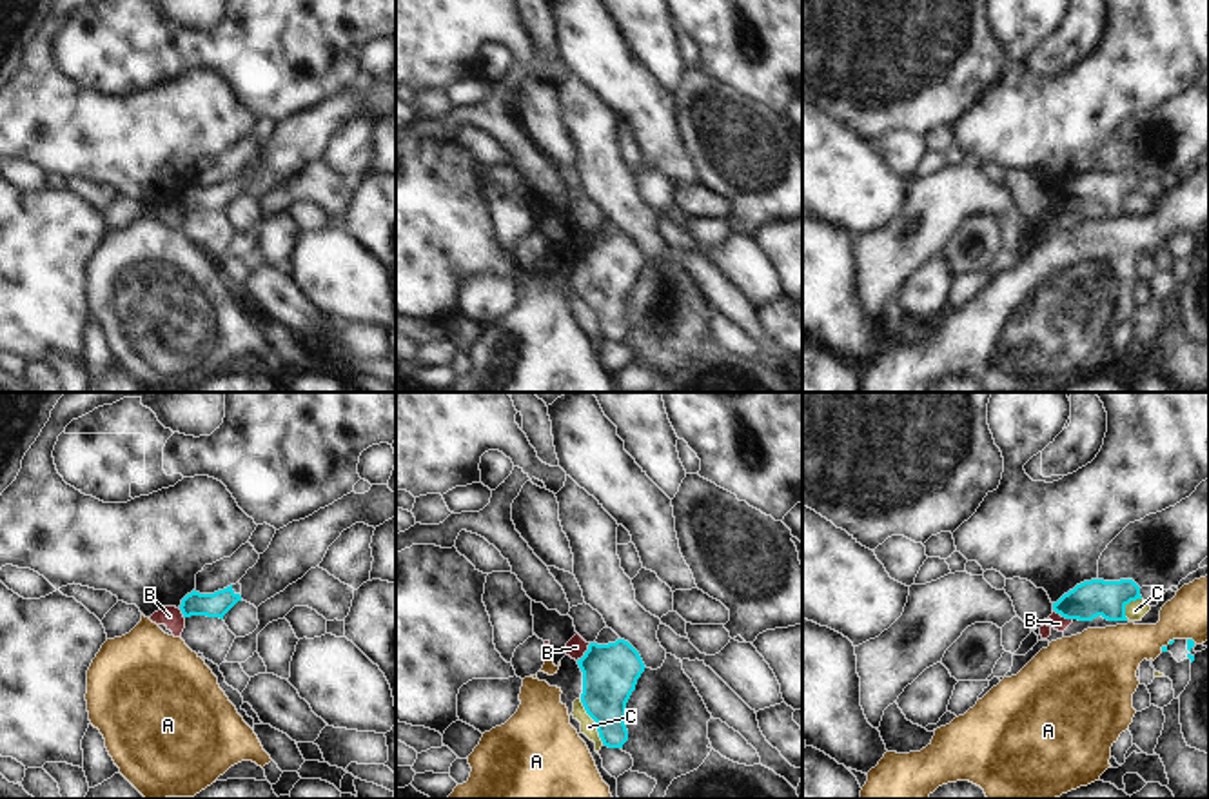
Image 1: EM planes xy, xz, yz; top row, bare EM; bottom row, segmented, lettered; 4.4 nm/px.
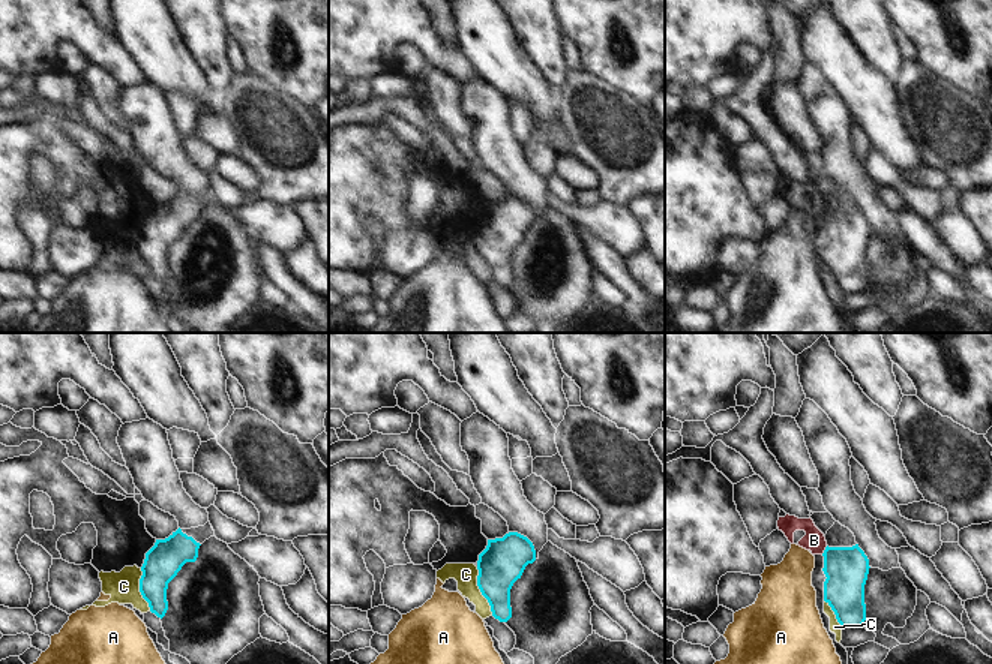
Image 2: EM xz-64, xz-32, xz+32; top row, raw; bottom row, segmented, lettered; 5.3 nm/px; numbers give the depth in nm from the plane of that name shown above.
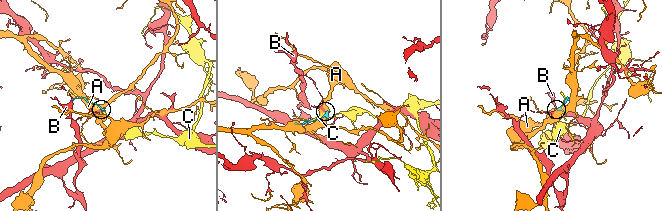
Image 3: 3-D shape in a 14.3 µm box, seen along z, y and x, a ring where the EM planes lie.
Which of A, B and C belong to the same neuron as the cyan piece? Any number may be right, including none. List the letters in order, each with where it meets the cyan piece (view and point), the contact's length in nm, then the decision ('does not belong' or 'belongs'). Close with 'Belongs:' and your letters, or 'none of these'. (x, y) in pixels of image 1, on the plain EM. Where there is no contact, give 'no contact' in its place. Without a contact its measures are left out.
A: yz (1166, 240) | 90 nm | does not belong
B: xz (585, 246) | 100 nm | does not belong
C: xz (594, 313) | 220 nm | does not belong
Belongs: none of these

